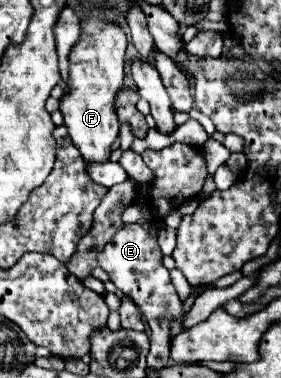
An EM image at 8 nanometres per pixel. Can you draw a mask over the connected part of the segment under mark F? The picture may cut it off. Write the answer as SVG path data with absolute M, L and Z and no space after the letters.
M80 18L80 38L70 50L70 76L66 80L66 94L60 98L60 112L70 138L86 162L106 162L112 144L118 138L120 126L114 112L116 92L124 86L124 30L108 18Z

